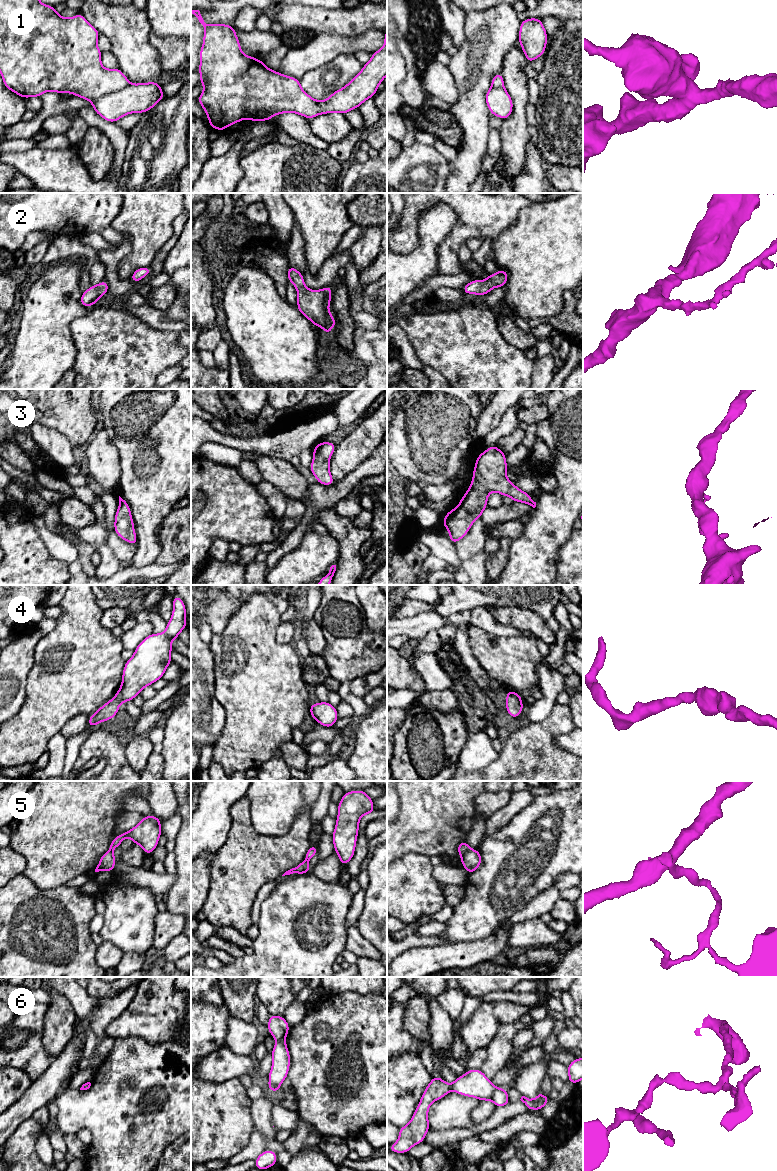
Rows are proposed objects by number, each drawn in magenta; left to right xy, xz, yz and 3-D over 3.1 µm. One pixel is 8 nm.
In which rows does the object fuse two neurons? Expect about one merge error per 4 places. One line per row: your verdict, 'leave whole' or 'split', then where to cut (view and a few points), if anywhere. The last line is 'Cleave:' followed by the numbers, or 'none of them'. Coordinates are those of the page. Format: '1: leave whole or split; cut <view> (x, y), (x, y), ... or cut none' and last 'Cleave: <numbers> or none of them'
1: split; cut xy (129, 83), (116, 91), (102, 95), (92, 101)
2: leave whole; cut none
3: leave whole; cut none
4: leave whole; cut none
5: split; cut yz (469, 848), (461, 856)
6: split; cut xz (284, 1039), (277, 1042)
Cleave: 1, 5, 6

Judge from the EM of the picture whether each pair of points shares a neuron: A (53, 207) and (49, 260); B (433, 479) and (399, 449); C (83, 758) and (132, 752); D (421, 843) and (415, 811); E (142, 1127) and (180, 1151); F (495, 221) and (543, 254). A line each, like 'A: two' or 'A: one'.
A: two
B: one
C: two
D: one
E: two
F: two

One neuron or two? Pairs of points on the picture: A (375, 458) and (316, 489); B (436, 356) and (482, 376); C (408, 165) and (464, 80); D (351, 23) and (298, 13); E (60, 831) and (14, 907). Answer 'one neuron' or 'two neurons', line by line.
A: one neuron
B: one neuron
C: two neurons
D: one neuron
E: two neurons

